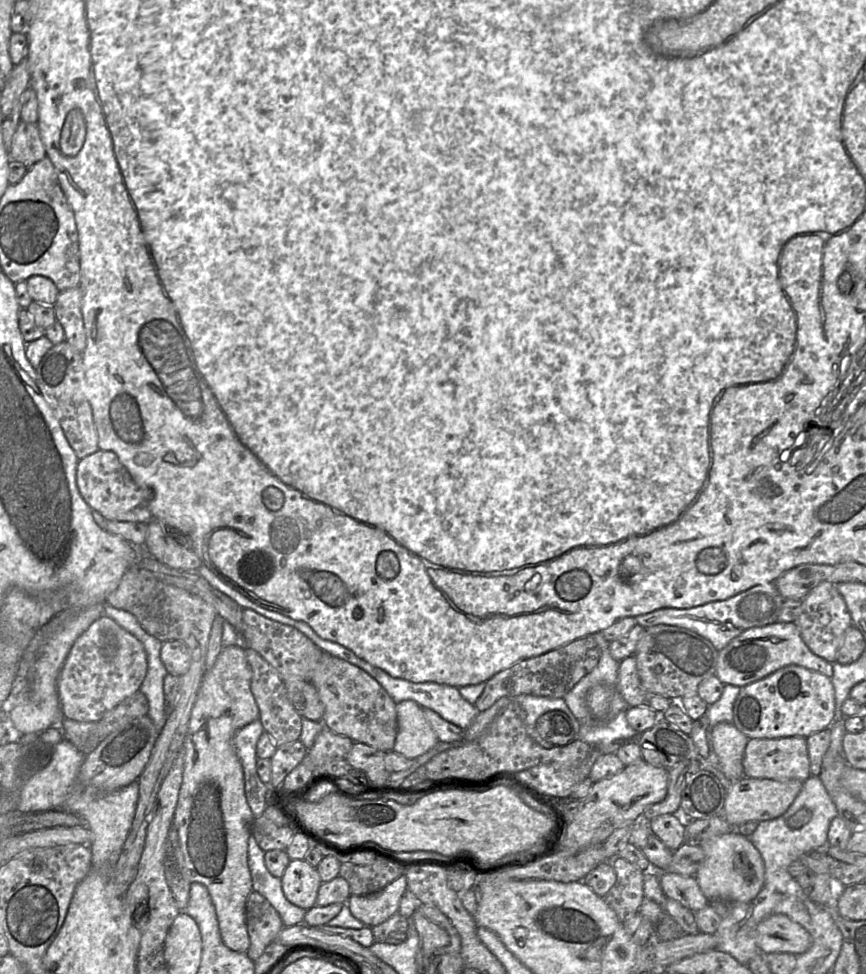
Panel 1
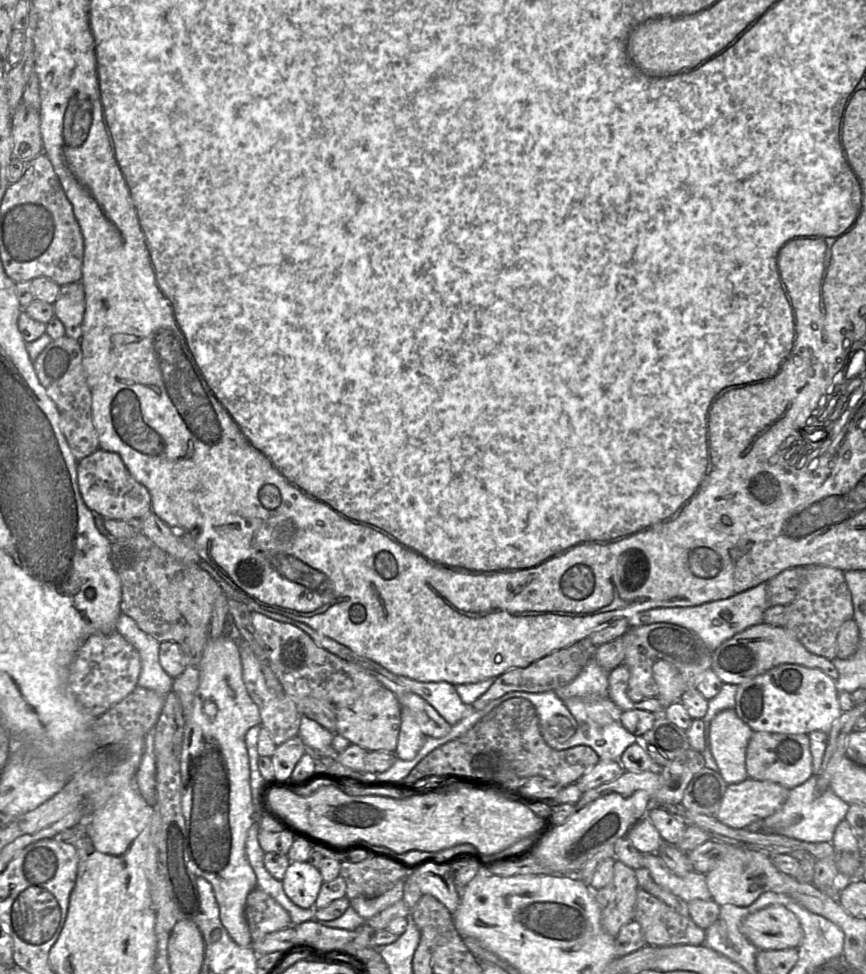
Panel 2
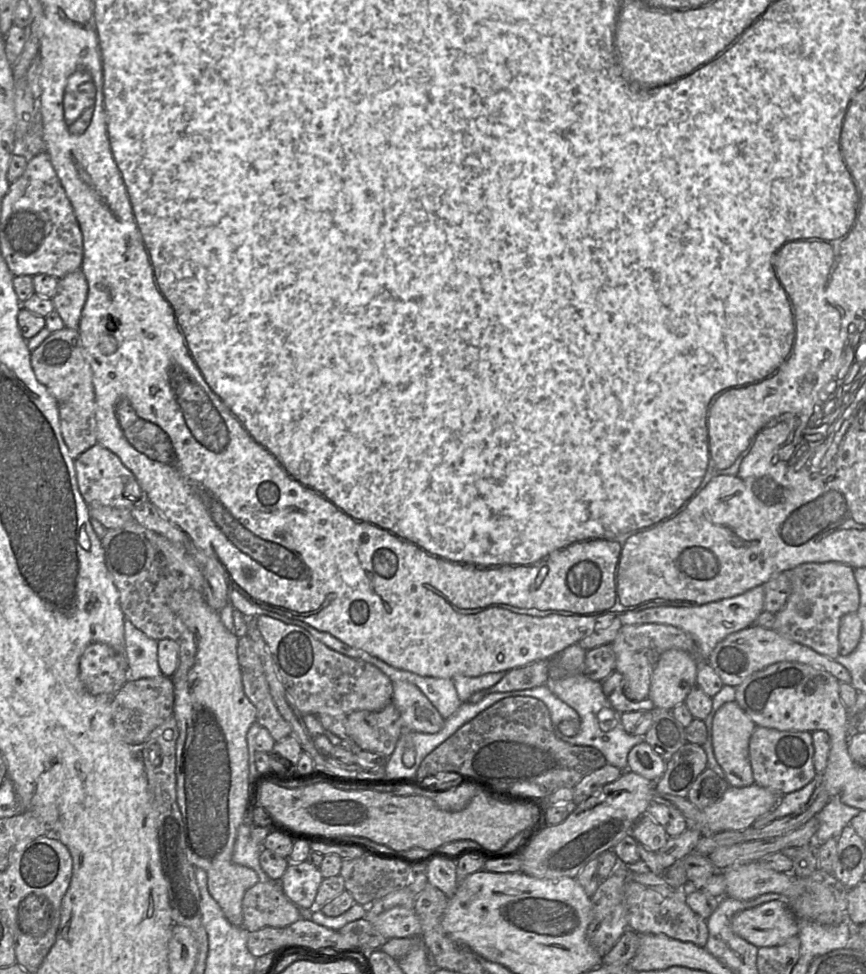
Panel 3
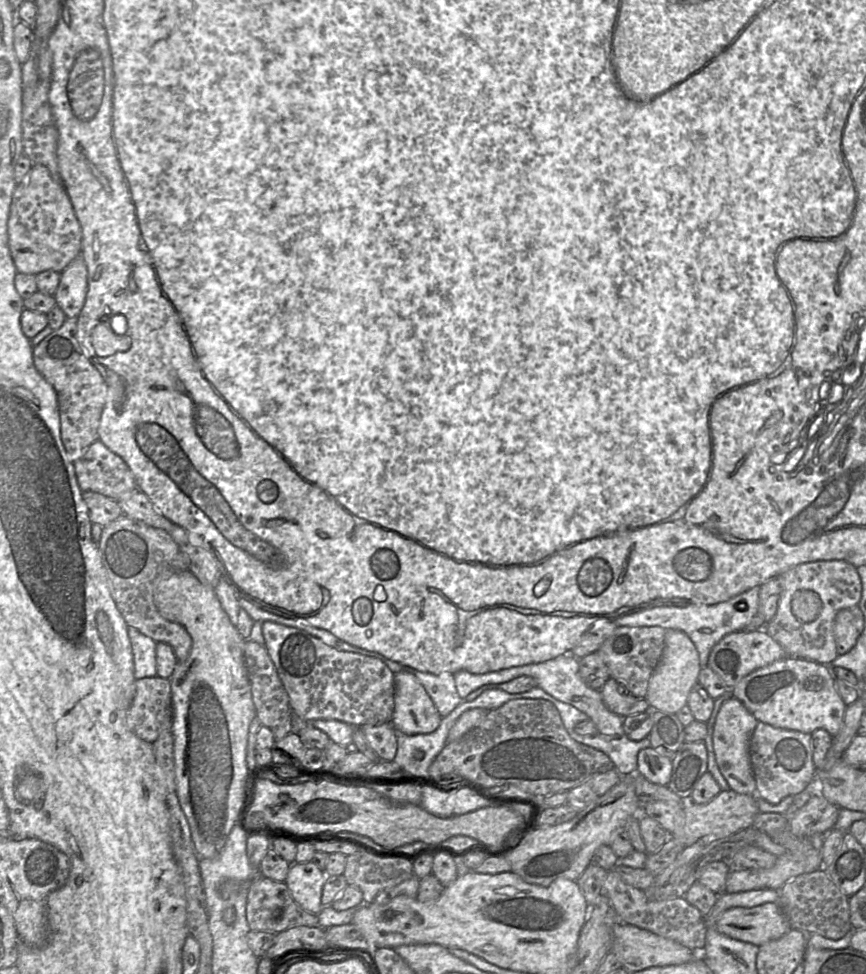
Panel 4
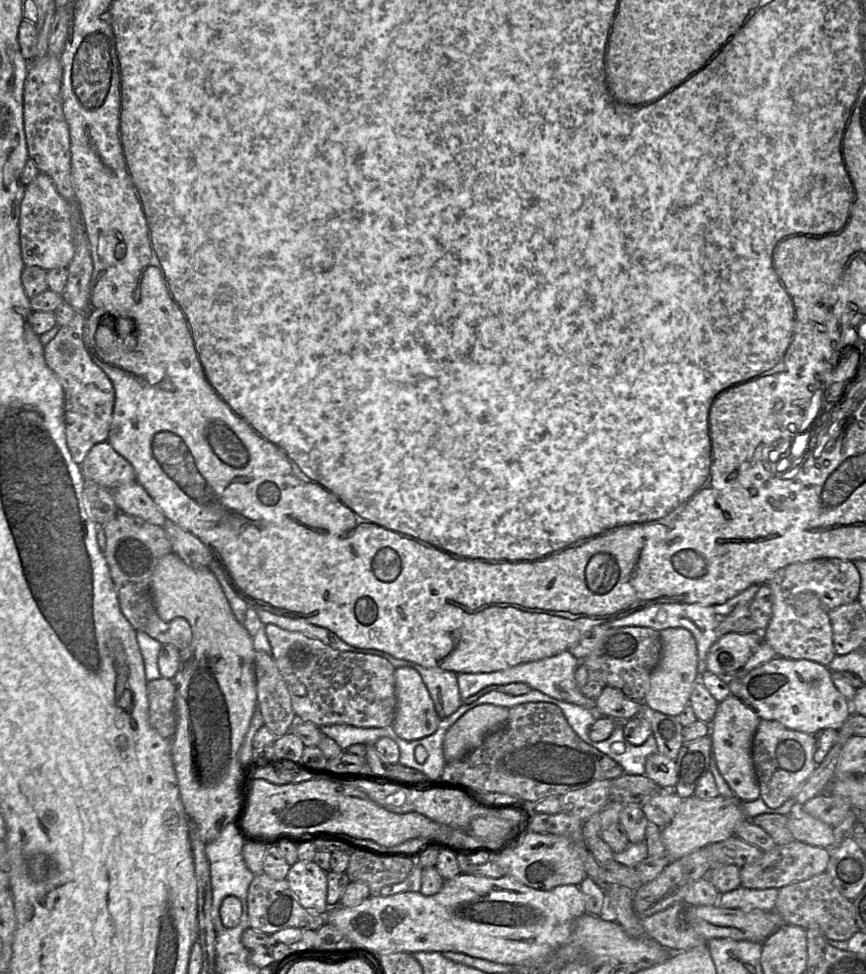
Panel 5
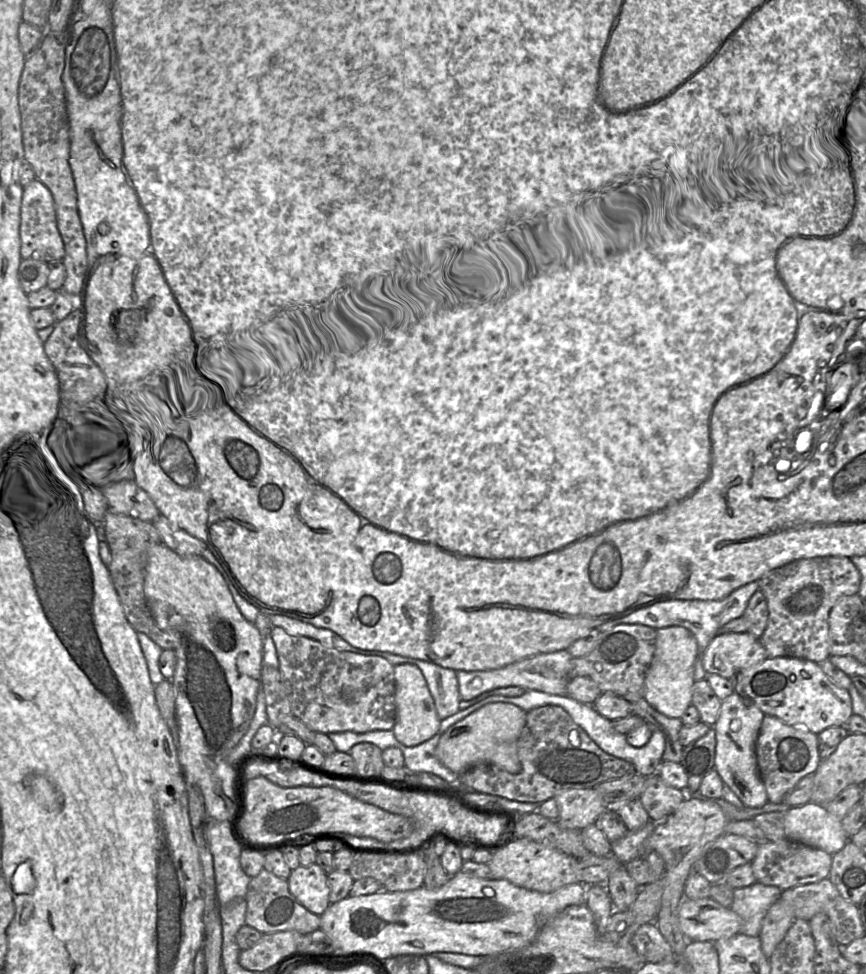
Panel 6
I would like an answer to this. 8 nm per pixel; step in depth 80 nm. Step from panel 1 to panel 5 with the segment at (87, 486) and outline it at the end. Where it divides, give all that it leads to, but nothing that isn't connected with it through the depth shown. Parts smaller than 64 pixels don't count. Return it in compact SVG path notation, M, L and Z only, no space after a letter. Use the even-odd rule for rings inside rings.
M107 442L95 444L80 465L85 481L92 481L106 489L135 482L130 463Z

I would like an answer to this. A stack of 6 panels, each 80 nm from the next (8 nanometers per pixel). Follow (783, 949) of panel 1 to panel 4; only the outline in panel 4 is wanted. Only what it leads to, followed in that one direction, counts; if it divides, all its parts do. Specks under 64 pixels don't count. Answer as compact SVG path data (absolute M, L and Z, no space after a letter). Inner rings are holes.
M765 903L725 911L717 922L717 928L733 939L761 946L781 938L791 926L778 903Z

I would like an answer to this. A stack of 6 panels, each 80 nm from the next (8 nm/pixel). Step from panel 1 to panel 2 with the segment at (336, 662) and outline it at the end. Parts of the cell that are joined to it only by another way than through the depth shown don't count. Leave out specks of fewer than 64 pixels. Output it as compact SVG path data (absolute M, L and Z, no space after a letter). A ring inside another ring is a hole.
M382 686L367 697L360 697L353 705L337 710L336 733L367 751L395 753L401 726L401 705L397 696Z

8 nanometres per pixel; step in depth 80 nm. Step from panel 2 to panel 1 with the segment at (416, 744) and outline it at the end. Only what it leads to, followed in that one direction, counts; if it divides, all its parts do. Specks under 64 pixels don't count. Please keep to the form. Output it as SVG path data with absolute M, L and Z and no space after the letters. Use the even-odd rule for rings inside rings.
M413 700L396 705L398 731L393 751L416 759L437 745L439 739L421 707Z

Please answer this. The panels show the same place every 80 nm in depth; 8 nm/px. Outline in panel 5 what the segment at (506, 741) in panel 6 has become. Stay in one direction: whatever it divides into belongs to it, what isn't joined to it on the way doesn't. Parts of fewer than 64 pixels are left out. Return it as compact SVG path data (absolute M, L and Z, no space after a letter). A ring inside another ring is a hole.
M482 704L461 716L444 736L443 753L447 762L462 760L479 747L485 737L507 720L509 708Z

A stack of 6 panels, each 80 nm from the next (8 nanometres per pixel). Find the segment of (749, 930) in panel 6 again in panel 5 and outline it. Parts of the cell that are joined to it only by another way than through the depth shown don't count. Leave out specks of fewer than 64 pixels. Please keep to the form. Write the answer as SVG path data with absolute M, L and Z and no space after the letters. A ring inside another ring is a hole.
M740 886L739 888L720 894L717 905L730 907L750 912L755 909L764 911L775 910L779 889L750 889Z

